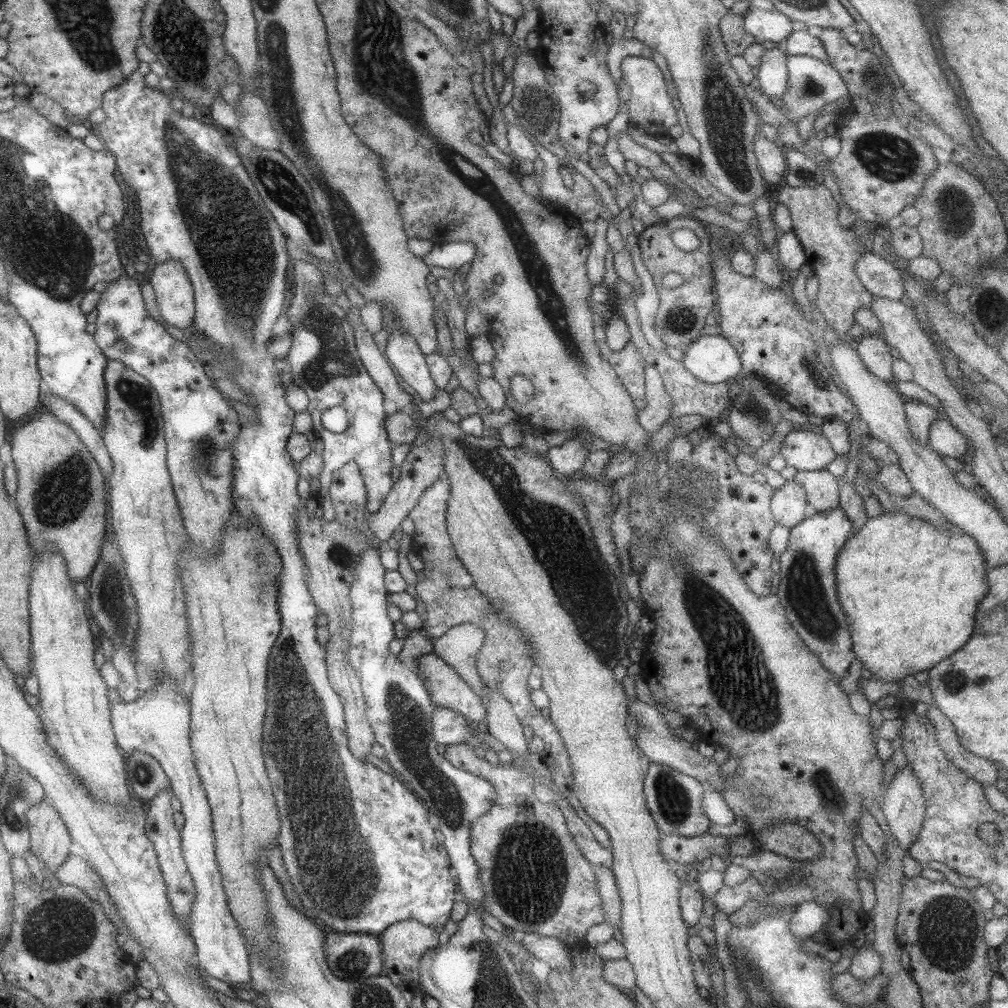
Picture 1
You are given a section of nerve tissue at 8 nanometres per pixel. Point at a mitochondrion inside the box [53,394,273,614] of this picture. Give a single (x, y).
(205, 453)

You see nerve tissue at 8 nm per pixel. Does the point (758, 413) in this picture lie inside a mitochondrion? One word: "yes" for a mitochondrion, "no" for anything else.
yes

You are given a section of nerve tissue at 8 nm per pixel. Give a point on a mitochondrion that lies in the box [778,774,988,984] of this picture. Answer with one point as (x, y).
(947, 935)

